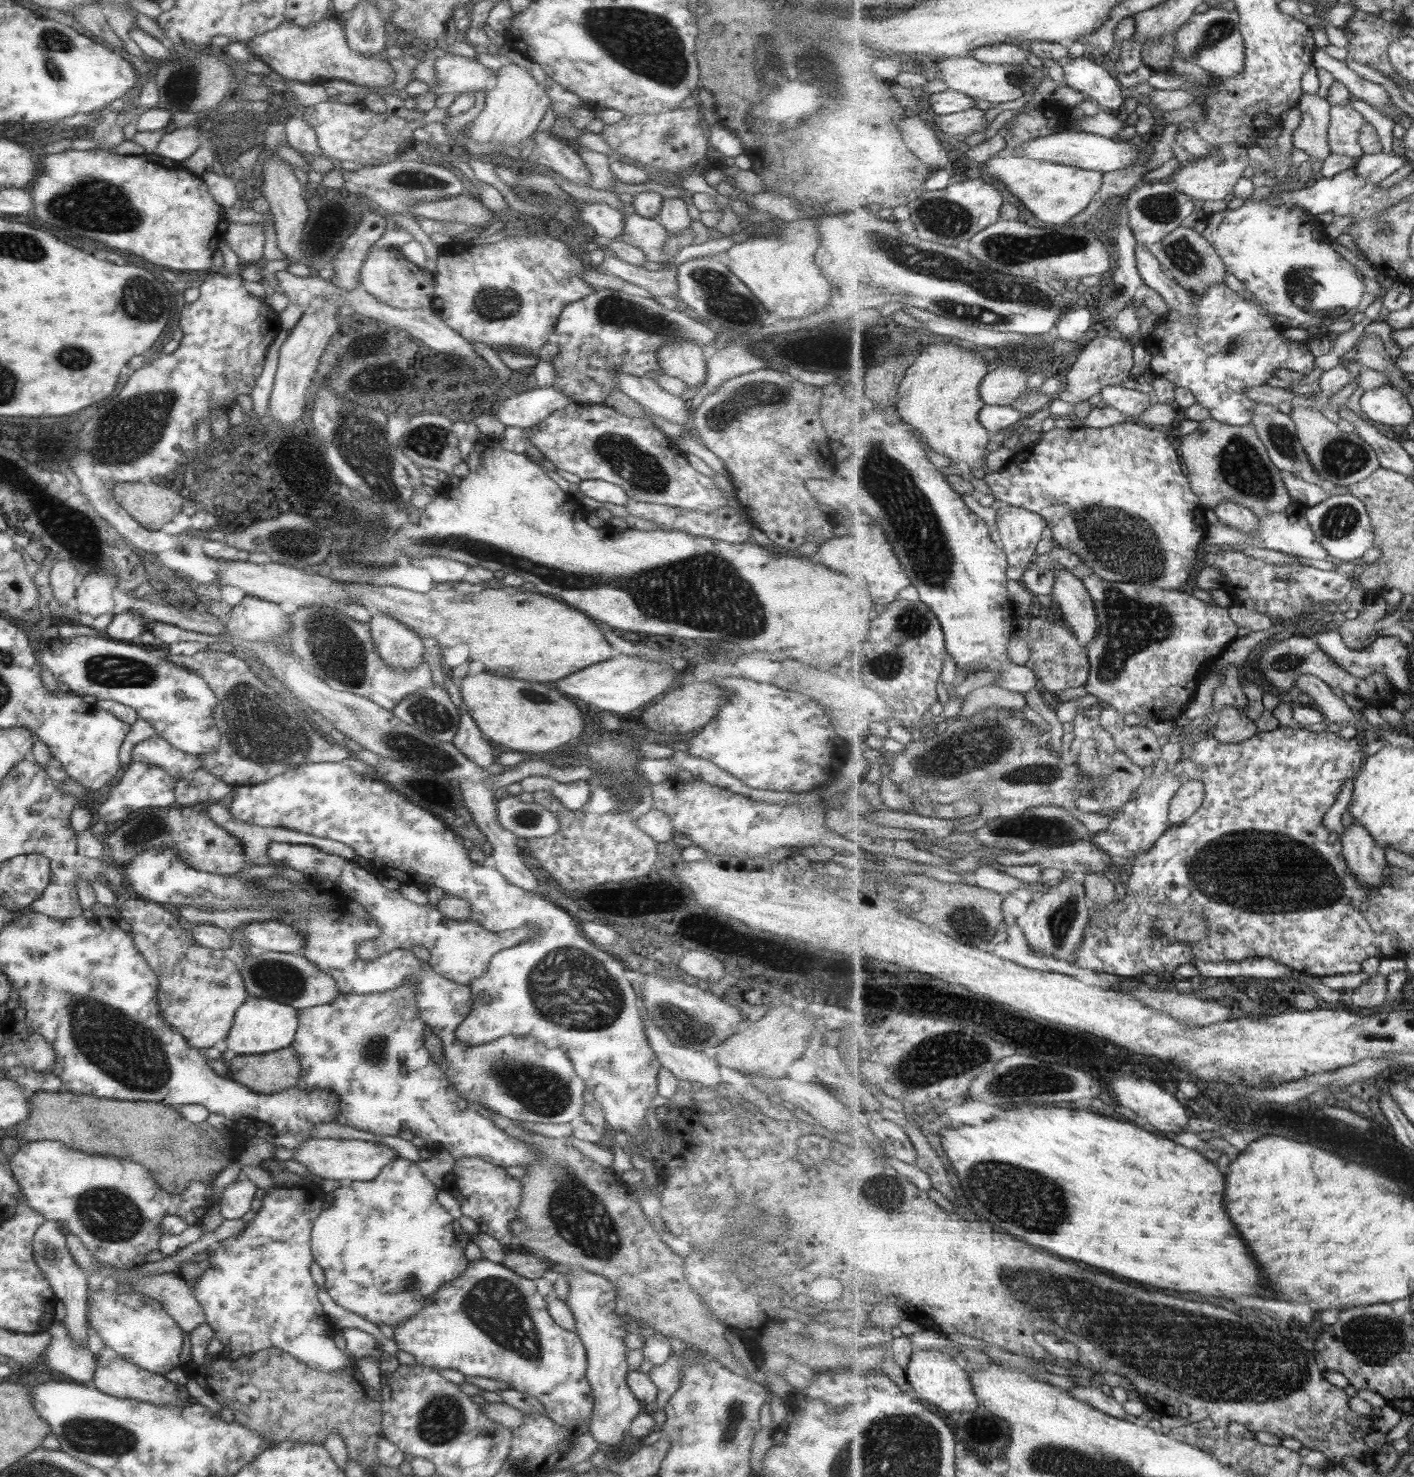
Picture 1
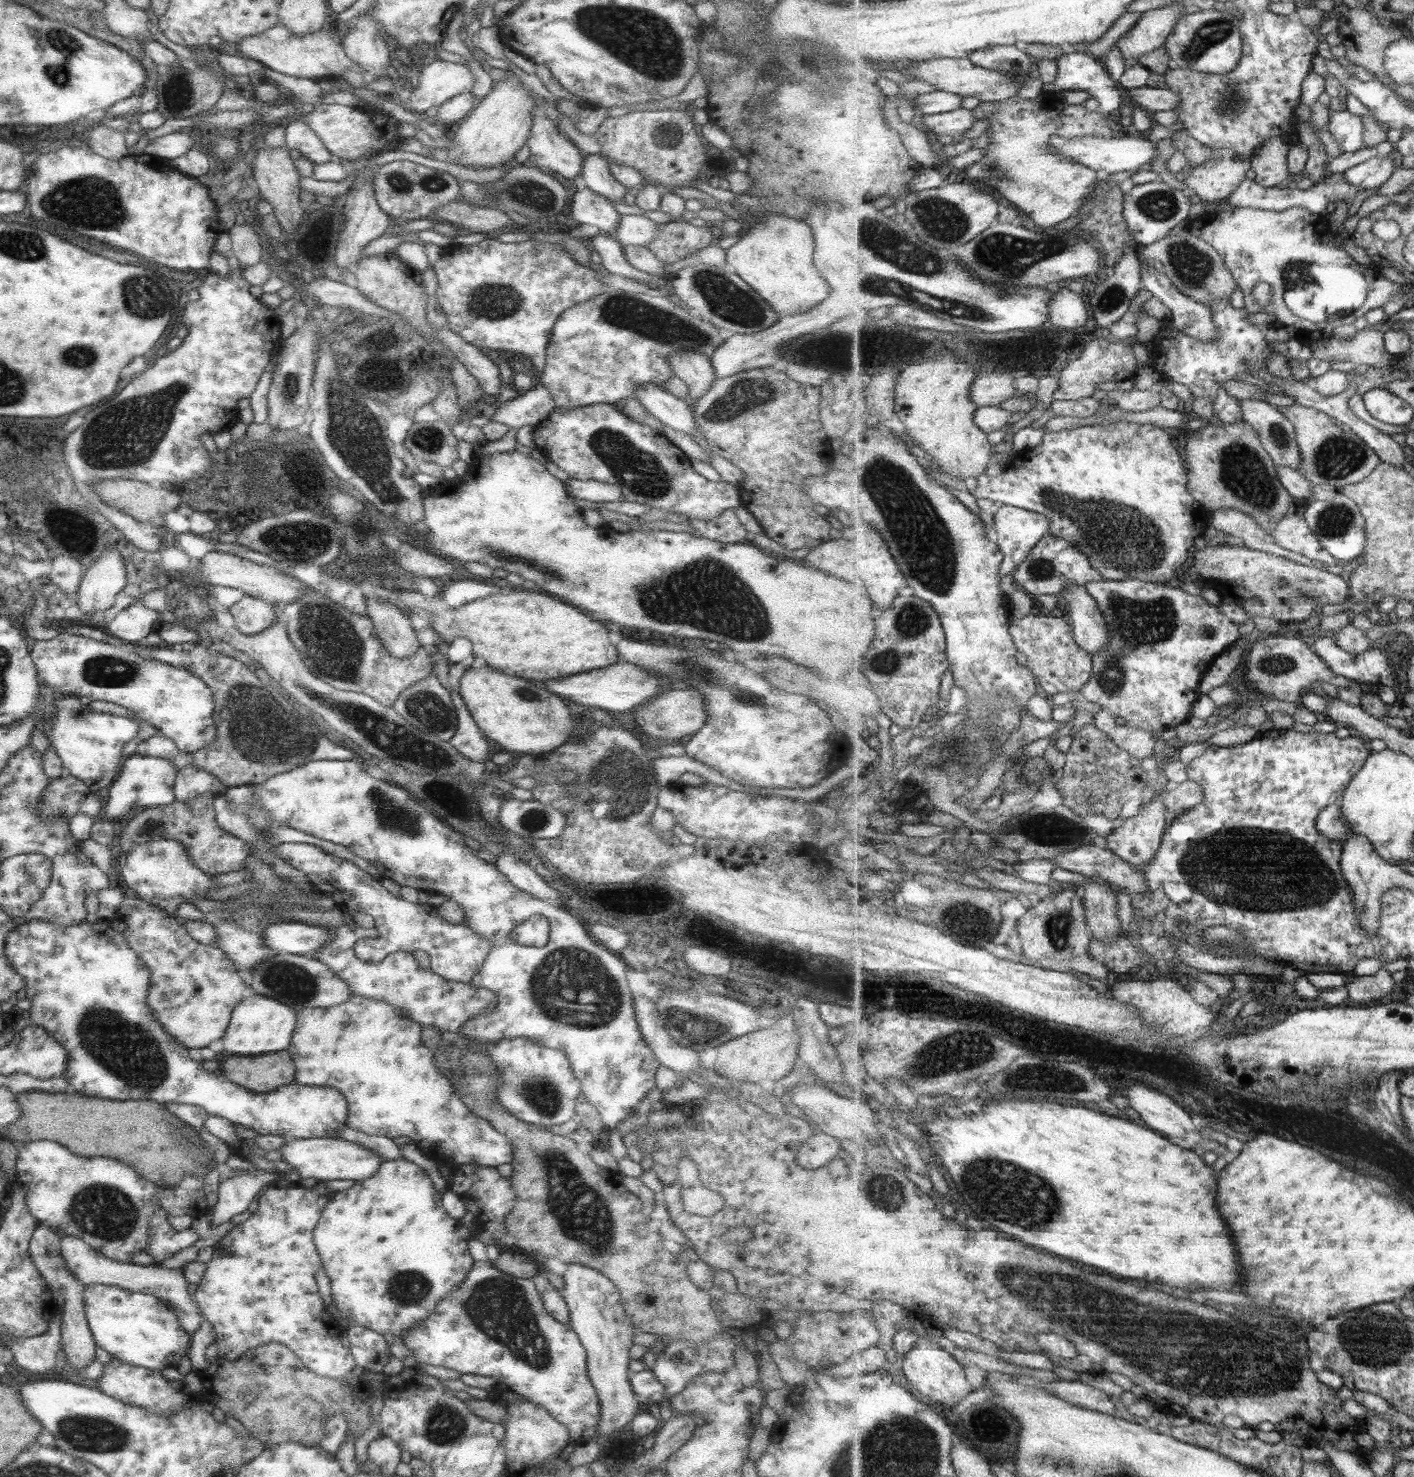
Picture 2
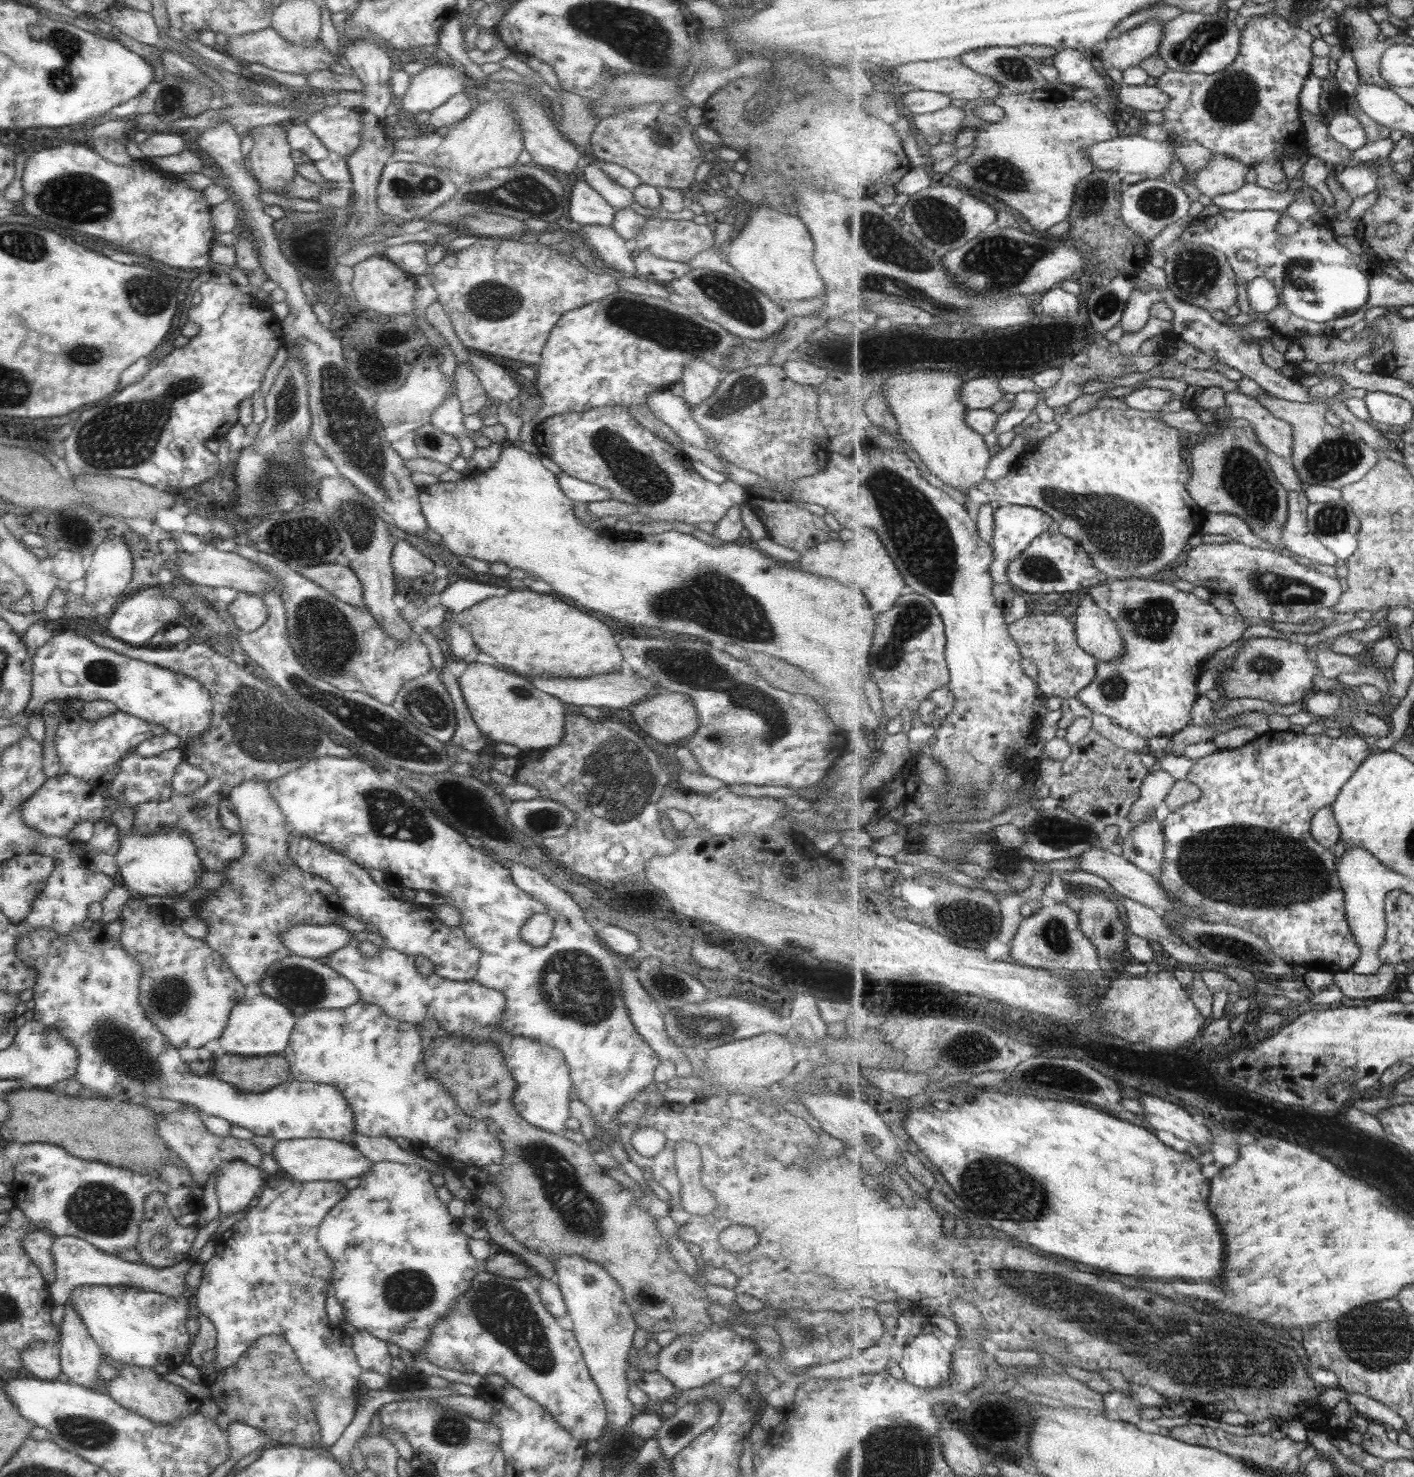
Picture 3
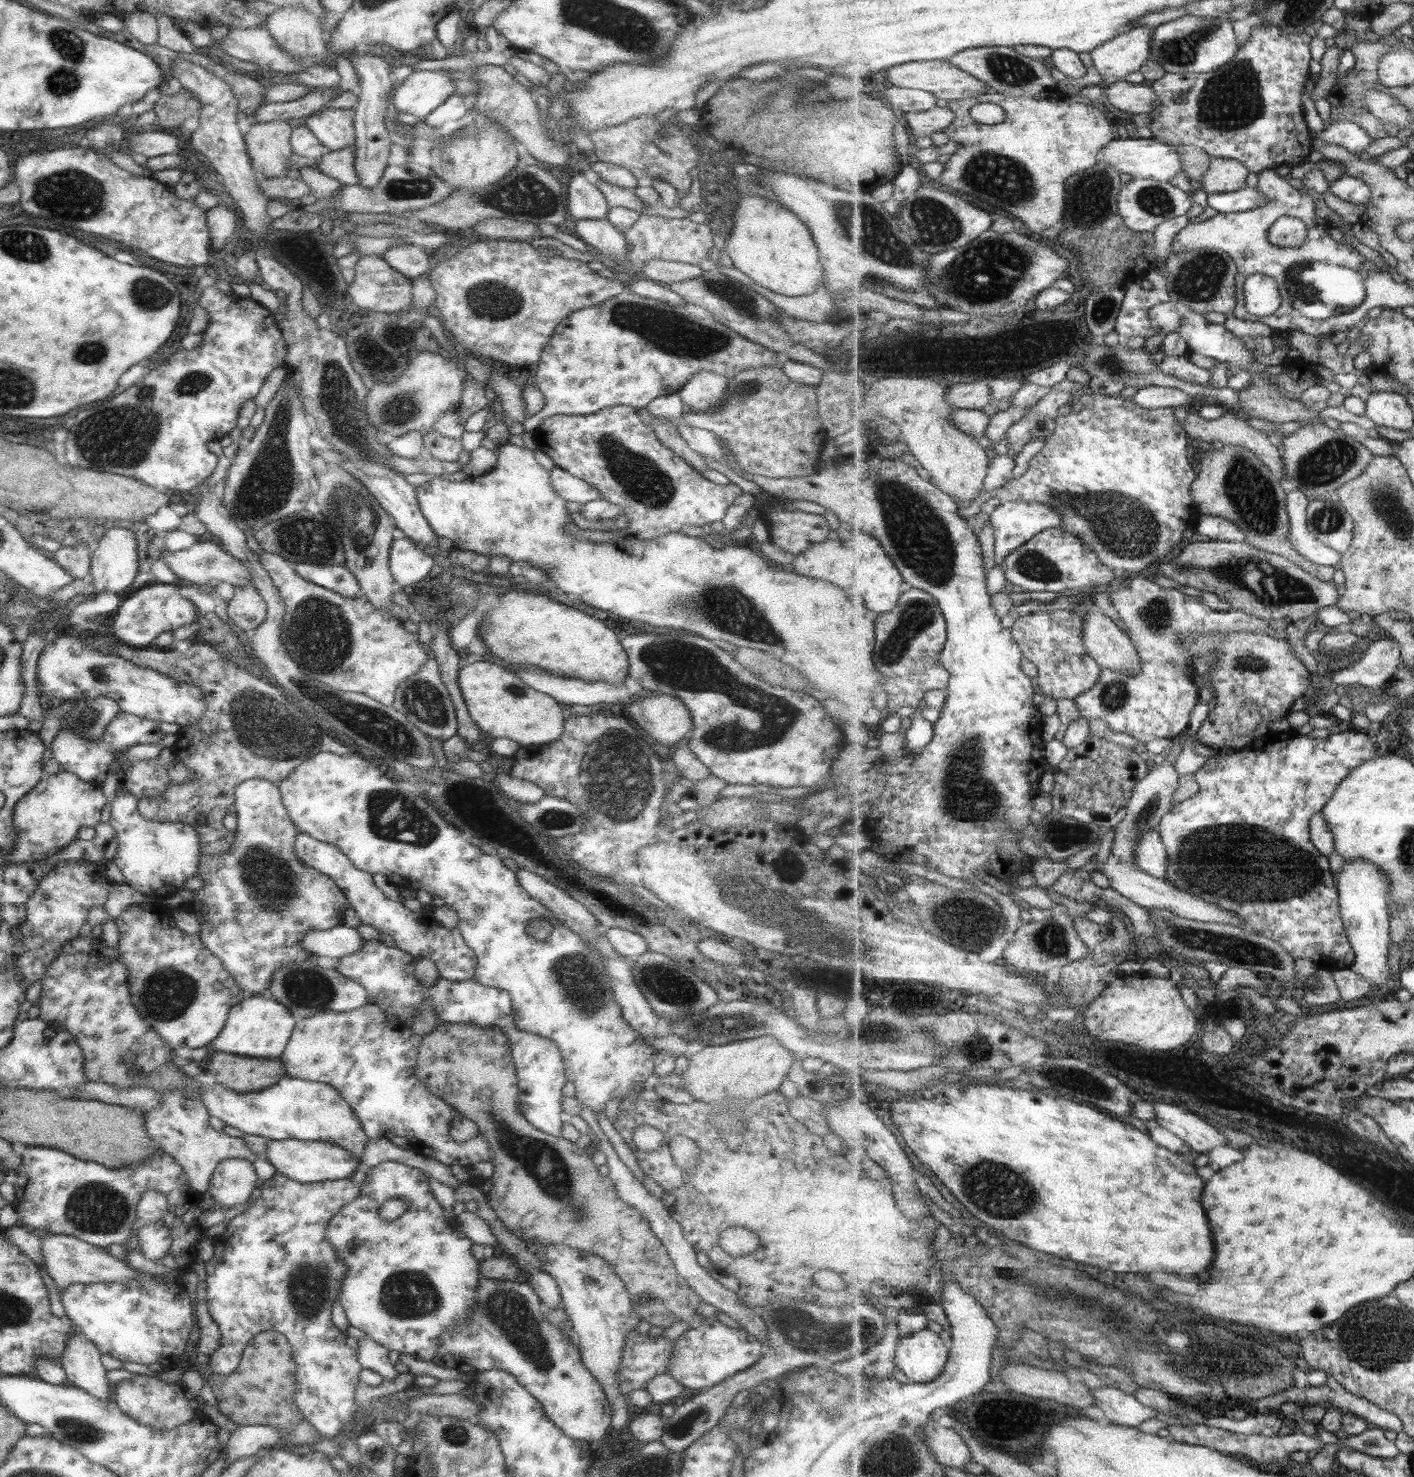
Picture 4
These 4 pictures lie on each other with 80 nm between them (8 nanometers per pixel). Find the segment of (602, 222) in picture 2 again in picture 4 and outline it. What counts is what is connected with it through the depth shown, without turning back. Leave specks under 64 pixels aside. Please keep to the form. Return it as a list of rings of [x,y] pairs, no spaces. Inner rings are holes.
[[[583,167],[571,177],[565,188],[565,196],[566,212],[573,221],[605,219],[609,206],[597,187],[585,179]]]

